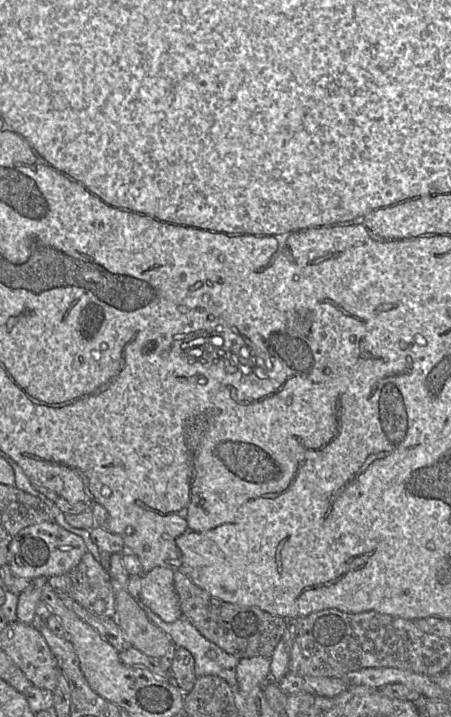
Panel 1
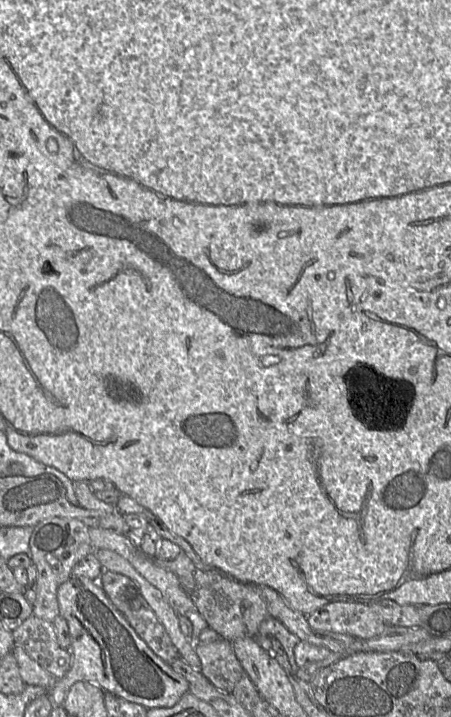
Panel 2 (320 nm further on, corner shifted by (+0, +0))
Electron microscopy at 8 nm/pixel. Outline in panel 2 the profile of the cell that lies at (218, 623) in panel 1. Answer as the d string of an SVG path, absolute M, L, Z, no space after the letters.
M184 551L172 561L160 560L156 557L152 561L177 576L208 626L228 641L257 636L261 623L269 616L267 605L254 585L238 582L219 570L200 570Z

